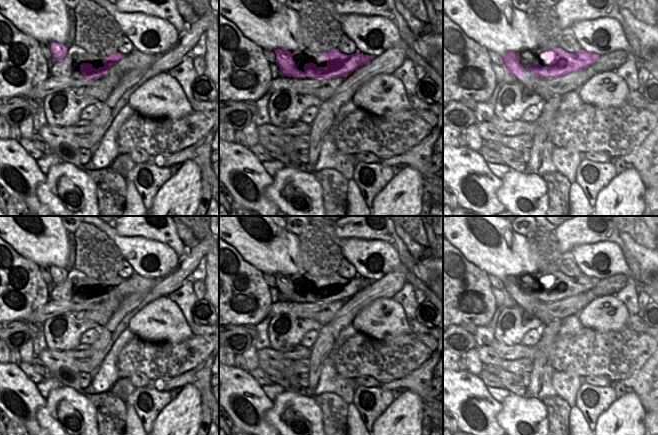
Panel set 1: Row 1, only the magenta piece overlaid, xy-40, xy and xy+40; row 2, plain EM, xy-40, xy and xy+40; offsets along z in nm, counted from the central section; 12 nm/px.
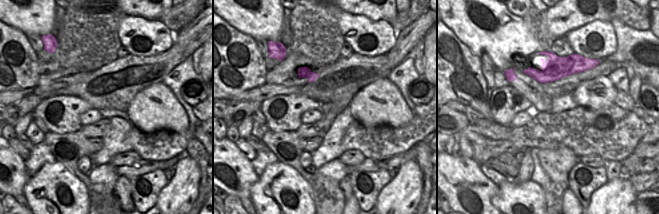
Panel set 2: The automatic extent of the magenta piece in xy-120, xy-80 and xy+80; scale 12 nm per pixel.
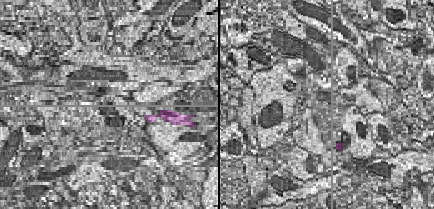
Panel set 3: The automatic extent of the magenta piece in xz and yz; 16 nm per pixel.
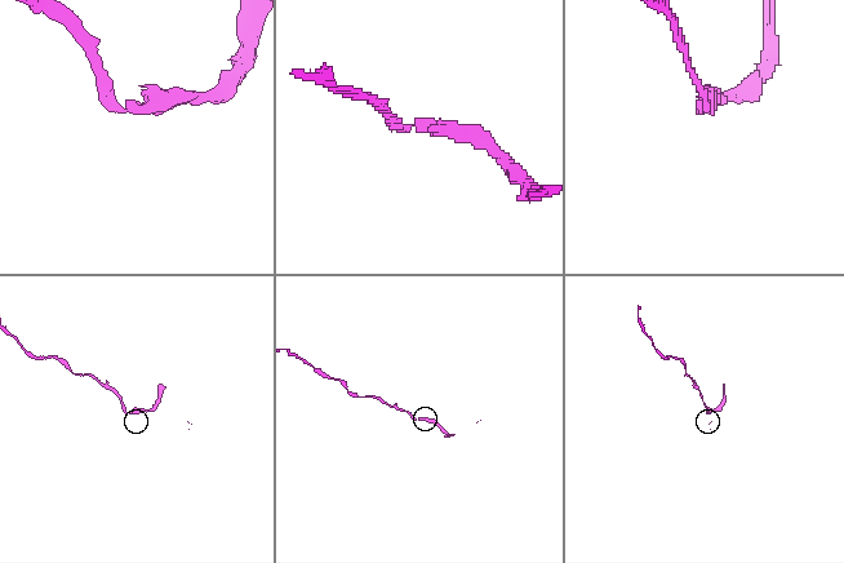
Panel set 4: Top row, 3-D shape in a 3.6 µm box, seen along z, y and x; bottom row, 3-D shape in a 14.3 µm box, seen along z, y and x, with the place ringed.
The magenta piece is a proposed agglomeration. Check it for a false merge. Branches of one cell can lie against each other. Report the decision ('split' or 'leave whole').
split

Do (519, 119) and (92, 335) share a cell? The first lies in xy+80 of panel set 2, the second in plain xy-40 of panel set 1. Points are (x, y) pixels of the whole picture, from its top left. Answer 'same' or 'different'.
same

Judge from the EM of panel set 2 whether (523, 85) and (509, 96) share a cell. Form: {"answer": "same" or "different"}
{"answer": "different"}

